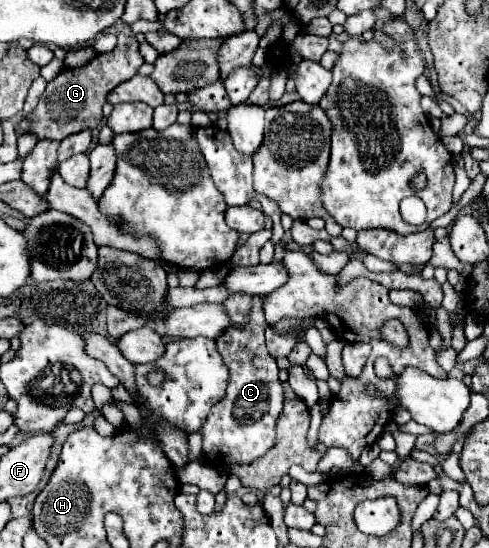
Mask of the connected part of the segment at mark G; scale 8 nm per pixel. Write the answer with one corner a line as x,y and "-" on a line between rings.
118,35
118,45
112,53
96,55
90,63
78,69
70,69
70,67
62,69
48,83
38,107
16,125
16,135
20,137
22,133
32,133
38,139
62,141
64,137
76,131
98,127
98,123
102,121
102,105
106,103
106,95
116,85
132,79
142,63
144,59
138,51
138,41
128,35

